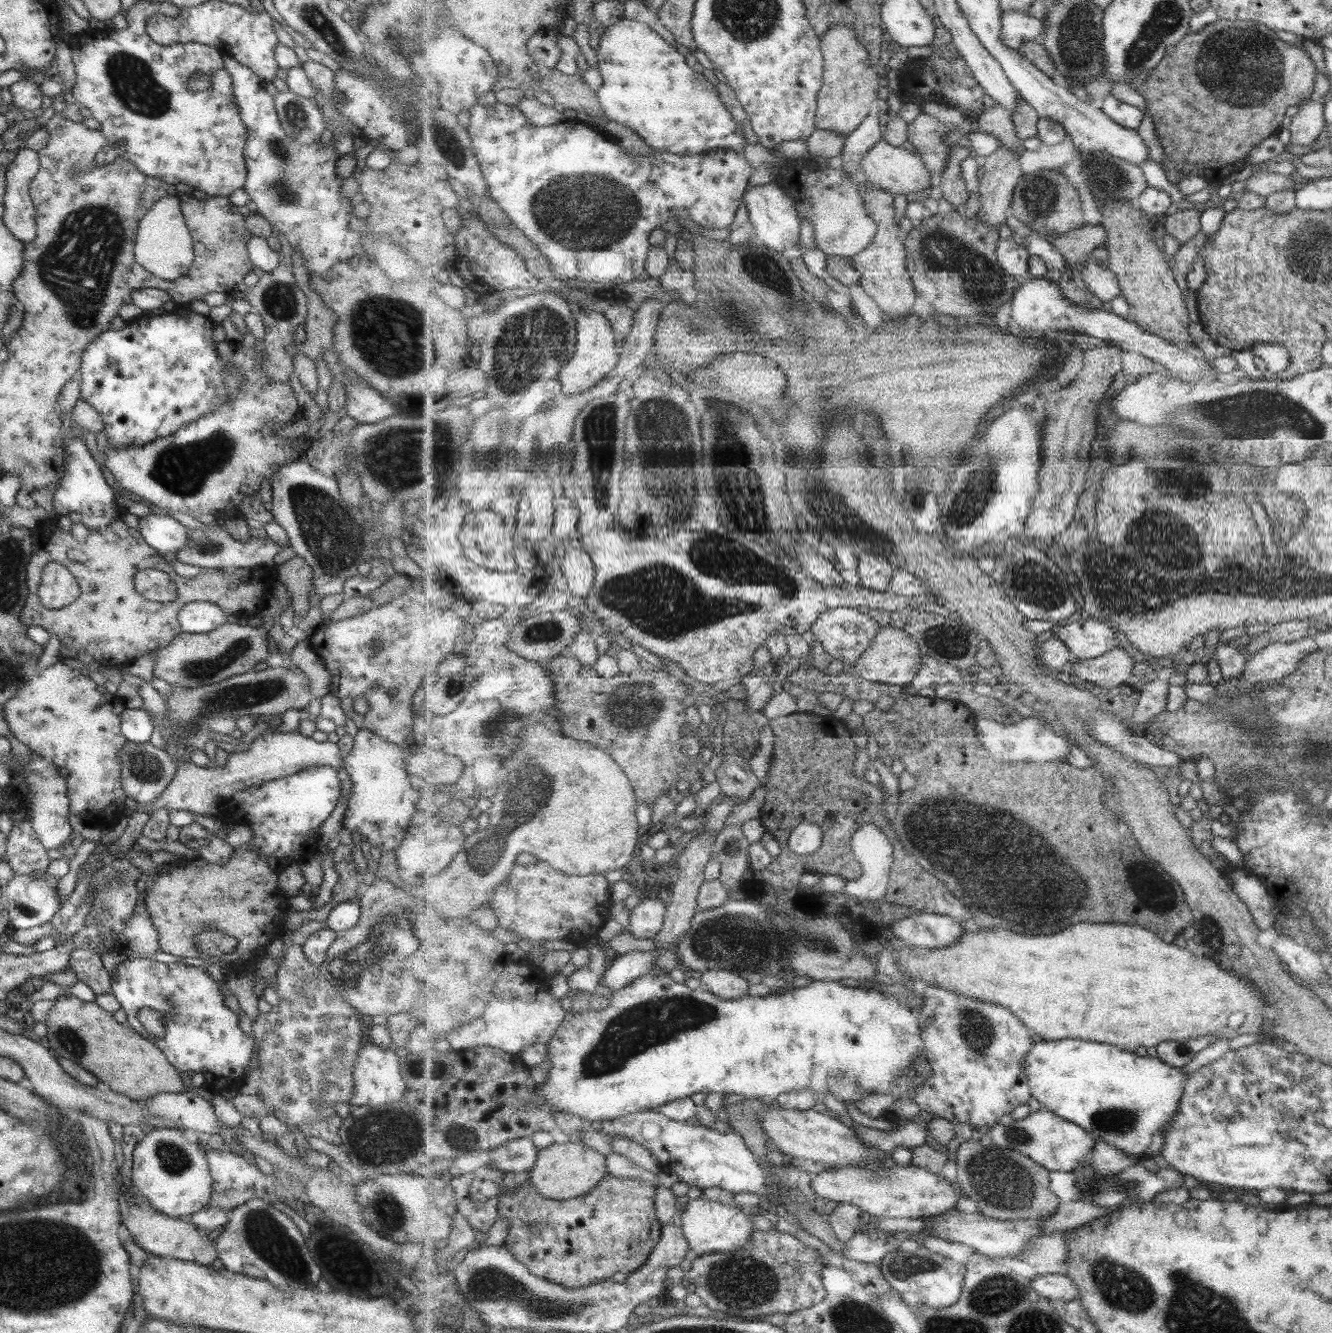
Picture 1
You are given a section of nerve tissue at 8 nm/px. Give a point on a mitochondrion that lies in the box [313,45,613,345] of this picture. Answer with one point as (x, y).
(448, 143)

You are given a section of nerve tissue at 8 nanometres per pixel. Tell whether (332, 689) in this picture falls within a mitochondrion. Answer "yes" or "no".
no

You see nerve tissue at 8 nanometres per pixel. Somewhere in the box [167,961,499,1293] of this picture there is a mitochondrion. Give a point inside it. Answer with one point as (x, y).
(267, 1237)

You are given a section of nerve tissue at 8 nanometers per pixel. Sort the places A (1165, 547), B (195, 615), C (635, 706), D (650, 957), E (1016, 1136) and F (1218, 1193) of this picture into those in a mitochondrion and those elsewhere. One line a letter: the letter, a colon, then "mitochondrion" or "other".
A: mitochondrion
B: other
C: mitochondrion
D: other
E: mitochondrion
F: other

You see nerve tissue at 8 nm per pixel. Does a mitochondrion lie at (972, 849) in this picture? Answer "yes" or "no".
yes

